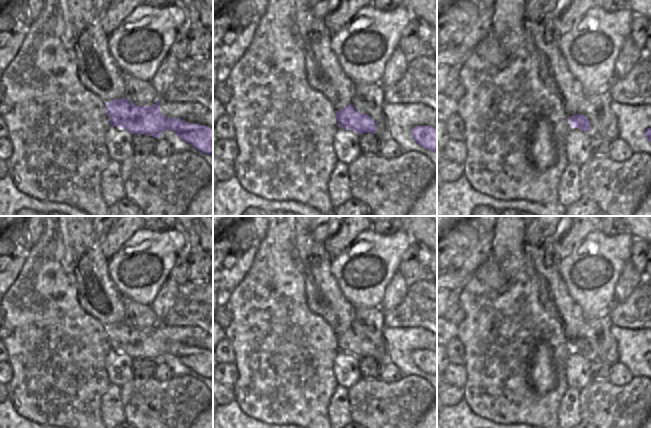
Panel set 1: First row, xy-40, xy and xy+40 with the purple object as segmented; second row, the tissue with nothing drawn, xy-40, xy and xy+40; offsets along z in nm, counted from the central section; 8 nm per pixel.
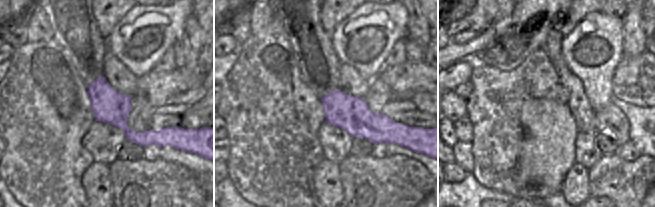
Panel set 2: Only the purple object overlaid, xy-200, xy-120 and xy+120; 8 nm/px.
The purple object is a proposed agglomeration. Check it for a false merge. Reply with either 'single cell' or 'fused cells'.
fused cells

